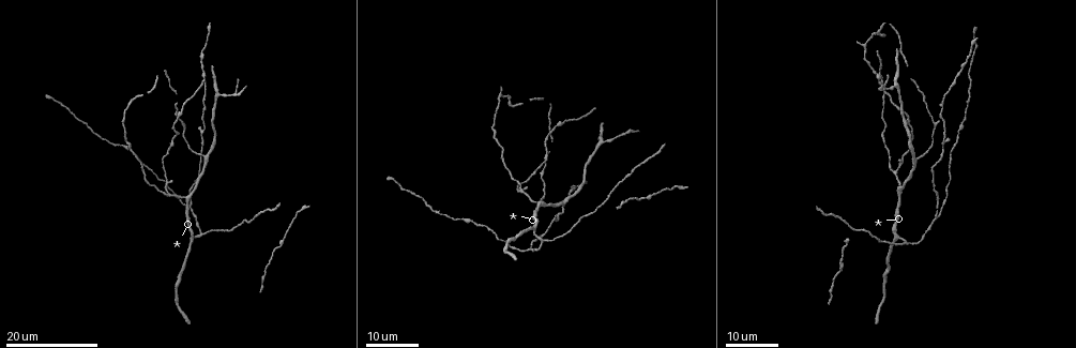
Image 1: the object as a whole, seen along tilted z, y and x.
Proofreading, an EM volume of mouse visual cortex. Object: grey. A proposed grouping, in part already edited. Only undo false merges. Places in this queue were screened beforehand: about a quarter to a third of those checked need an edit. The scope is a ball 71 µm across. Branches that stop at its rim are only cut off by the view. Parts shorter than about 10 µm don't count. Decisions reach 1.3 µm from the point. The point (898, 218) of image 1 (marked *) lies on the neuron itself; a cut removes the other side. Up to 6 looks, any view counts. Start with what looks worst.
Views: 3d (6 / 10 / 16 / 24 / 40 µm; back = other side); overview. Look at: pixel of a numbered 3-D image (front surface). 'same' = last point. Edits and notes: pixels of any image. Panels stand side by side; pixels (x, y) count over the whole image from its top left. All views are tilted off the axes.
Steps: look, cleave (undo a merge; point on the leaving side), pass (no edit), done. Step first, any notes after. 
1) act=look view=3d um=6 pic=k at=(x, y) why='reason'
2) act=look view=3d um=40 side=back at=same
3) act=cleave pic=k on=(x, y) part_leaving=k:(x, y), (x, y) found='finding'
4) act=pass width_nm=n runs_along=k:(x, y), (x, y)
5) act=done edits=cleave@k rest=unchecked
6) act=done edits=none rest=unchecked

act=look view=3d um=16 pic=1 at=(543, 239) why='arms part here'

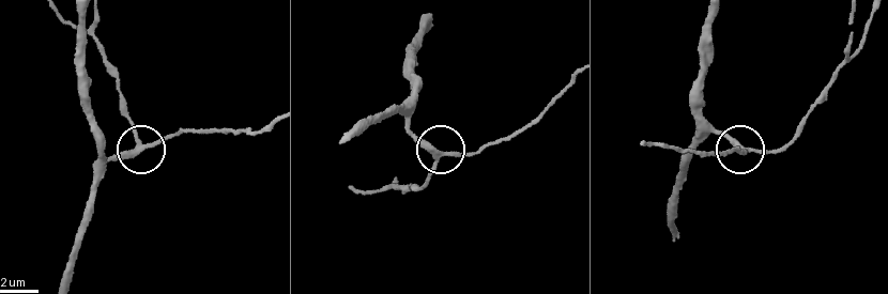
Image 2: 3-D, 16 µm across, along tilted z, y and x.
act=look view=3d um=6 pic=2 at=(142, 145)

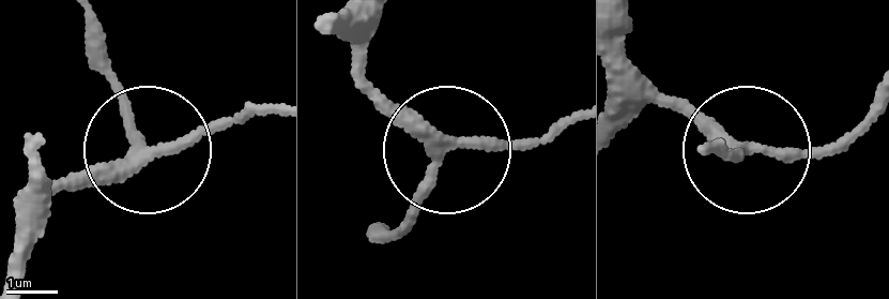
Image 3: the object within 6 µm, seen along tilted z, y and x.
act=pass width_nm=220 found='all the same neuron'

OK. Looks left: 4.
act=look view=3d um=24 pic=1 at=(204, 157)

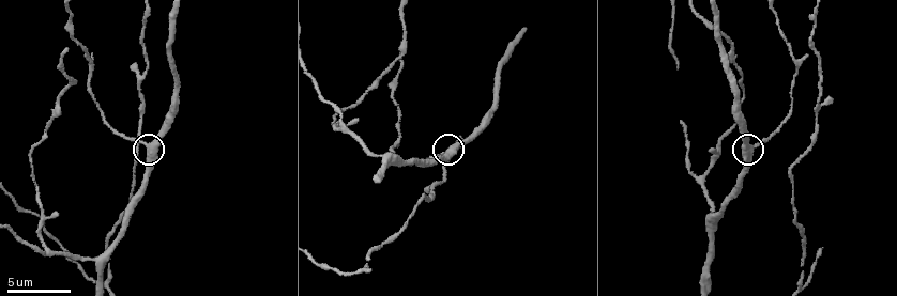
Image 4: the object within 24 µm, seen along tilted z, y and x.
act=look view=3d um=6 pic=4 at=(754, 146)

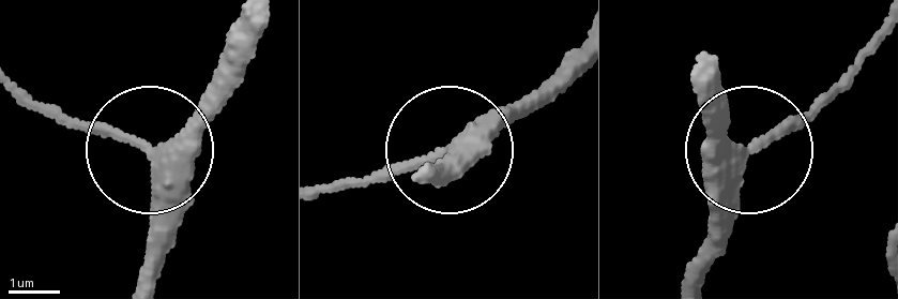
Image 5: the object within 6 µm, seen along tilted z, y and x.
act=pass side_arm_um=22 runs_along=5:(428, 168), (453, 145), (337, 182) found='all the same neuron'

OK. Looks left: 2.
act=look view=3d um=10 pic=4 at=(360, 268) why='three-way junction'

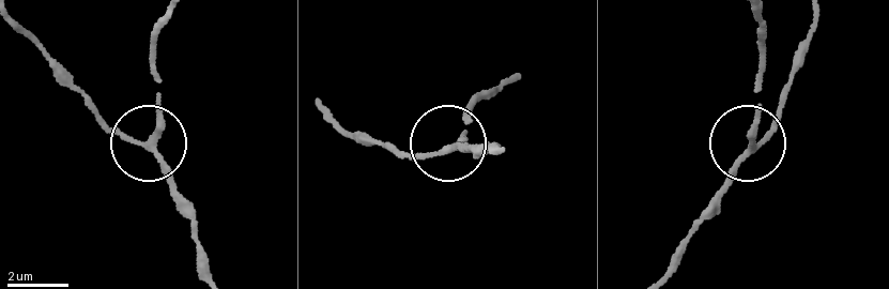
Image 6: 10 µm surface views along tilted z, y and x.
act=pass arms=3 runs_along=6:(209, 270), (157, 150), (97, 119) found='all the same neuron'

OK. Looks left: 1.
act=done edits=none rest=unchecked

